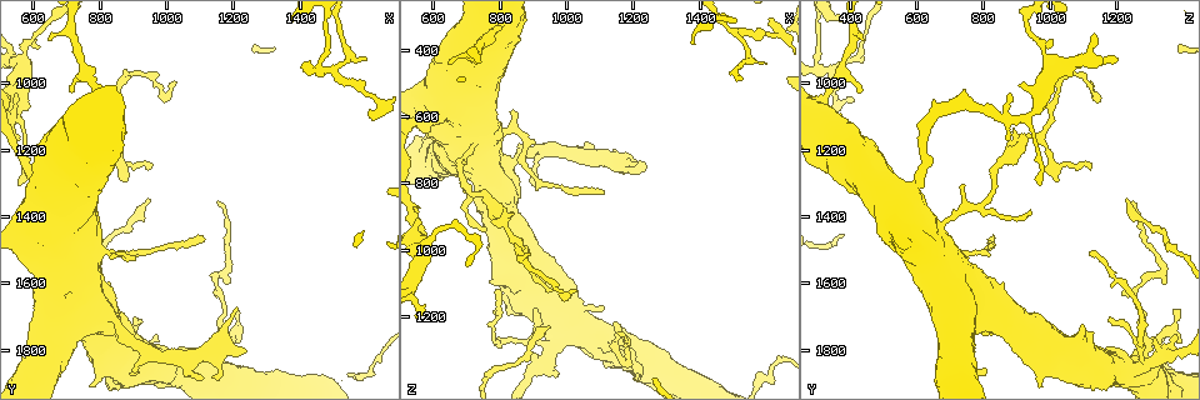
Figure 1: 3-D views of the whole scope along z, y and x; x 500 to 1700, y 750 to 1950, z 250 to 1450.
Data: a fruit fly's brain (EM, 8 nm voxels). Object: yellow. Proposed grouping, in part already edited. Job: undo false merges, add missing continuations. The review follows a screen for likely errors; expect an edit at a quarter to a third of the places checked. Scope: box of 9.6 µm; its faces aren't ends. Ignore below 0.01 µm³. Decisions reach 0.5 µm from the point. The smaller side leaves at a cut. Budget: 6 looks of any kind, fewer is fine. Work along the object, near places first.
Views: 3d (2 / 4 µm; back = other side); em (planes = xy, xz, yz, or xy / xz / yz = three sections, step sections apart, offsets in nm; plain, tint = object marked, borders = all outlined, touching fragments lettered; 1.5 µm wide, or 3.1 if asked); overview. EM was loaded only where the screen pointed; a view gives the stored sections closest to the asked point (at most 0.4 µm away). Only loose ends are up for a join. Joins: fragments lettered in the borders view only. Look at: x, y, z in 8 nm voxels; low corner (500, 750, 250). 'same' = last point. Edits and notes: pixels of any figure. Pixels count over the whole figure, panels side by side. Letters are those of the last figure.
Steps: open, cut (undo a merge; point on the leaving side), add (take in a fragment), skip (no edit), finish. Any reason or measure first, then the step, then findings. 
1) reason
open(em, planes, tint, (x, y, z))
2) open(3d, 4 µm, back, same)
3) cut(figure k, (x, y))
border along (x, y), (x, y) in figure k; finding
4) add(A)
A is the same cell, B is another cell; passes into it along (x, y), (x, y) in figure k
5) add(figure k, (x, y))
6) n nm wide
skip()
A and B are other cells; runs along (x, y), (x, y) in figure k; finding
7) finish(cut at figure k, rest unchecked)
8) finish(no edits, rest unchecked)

open(3d, 4 µm, (1150, 1350, 1240))

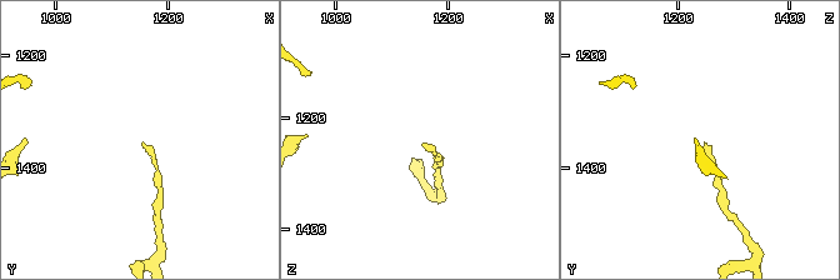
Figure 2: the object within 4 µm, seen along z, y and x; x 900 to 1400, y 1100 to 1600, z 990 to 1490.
now the EM
open(em, xy, step 4, tint, (1155, 1360, 1250))

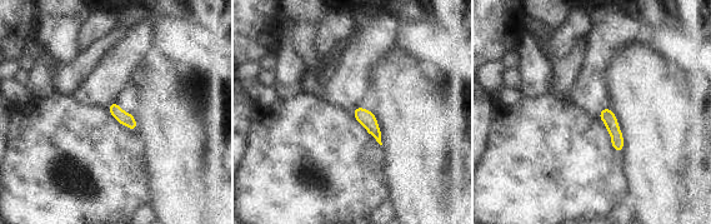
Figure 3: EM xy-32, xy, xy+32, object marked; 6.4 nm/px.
another direction
open(em, planes, borders, same)

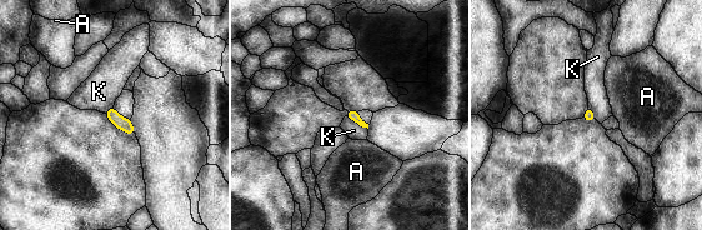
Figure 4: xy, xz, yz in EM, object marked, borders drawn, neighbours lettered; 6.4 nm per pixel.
70 nm wide
skip()
A and K are other cells; no lettered fragment goes on from it

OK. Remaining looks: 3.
an open end
open(em, planes, borders, (1220, 1680, 1390))

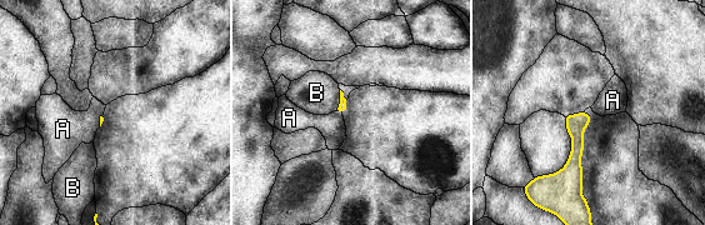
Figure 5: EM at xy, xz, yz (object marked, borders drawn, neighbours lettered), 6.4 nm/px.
skip()
A and B are other cells; runs along (585, 115), (578, 123), (574, 188) in figure 5; no lettered fragment goes on from it

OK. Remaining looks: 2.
thin end
open(em, planes, borders, (920, 1870, 810))

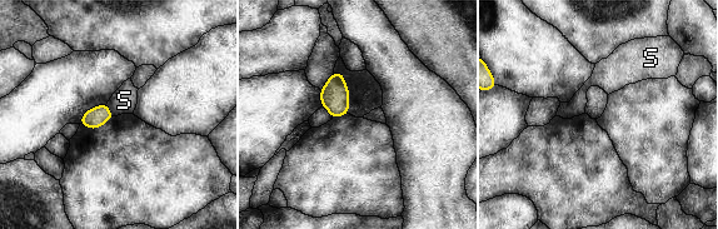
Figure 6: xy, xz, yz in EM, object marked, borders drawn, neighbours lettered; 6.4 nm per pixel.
120 nm wide
skip()
S is another cell; border along (105, 104), (114, 115) in figure 6; no lettered fragment goes on from it

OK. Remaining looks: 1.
finish(no edits, rest unchecked)

